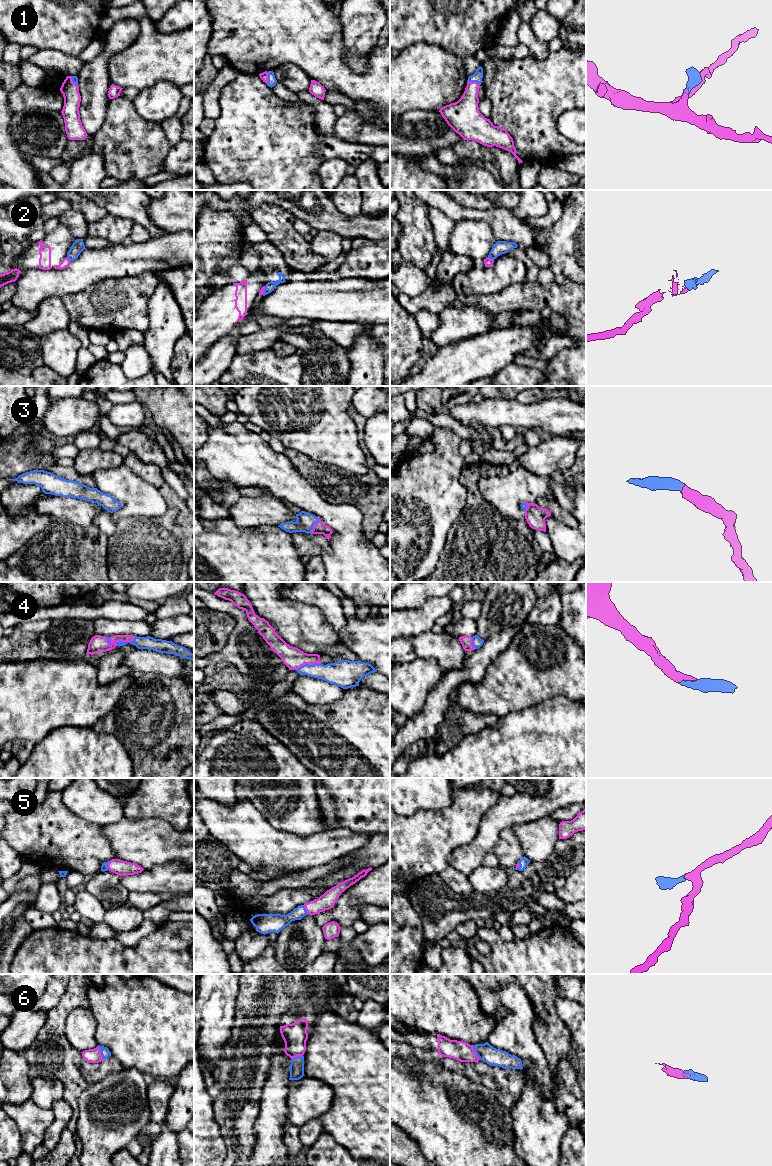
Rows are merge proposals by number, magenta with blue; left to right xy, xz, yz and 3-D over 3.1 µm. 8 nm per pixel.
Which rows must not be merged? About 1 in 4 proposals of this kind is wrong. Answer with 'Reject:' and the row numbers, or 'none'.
Reject: 2

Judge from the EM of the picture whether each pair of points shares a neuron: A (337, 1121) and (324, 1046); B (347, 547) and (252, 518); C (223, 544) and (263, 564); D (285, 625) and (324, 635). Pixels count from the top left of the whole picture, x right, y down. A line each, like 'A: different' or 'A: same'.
A: same
B: different
C: same
D: same

